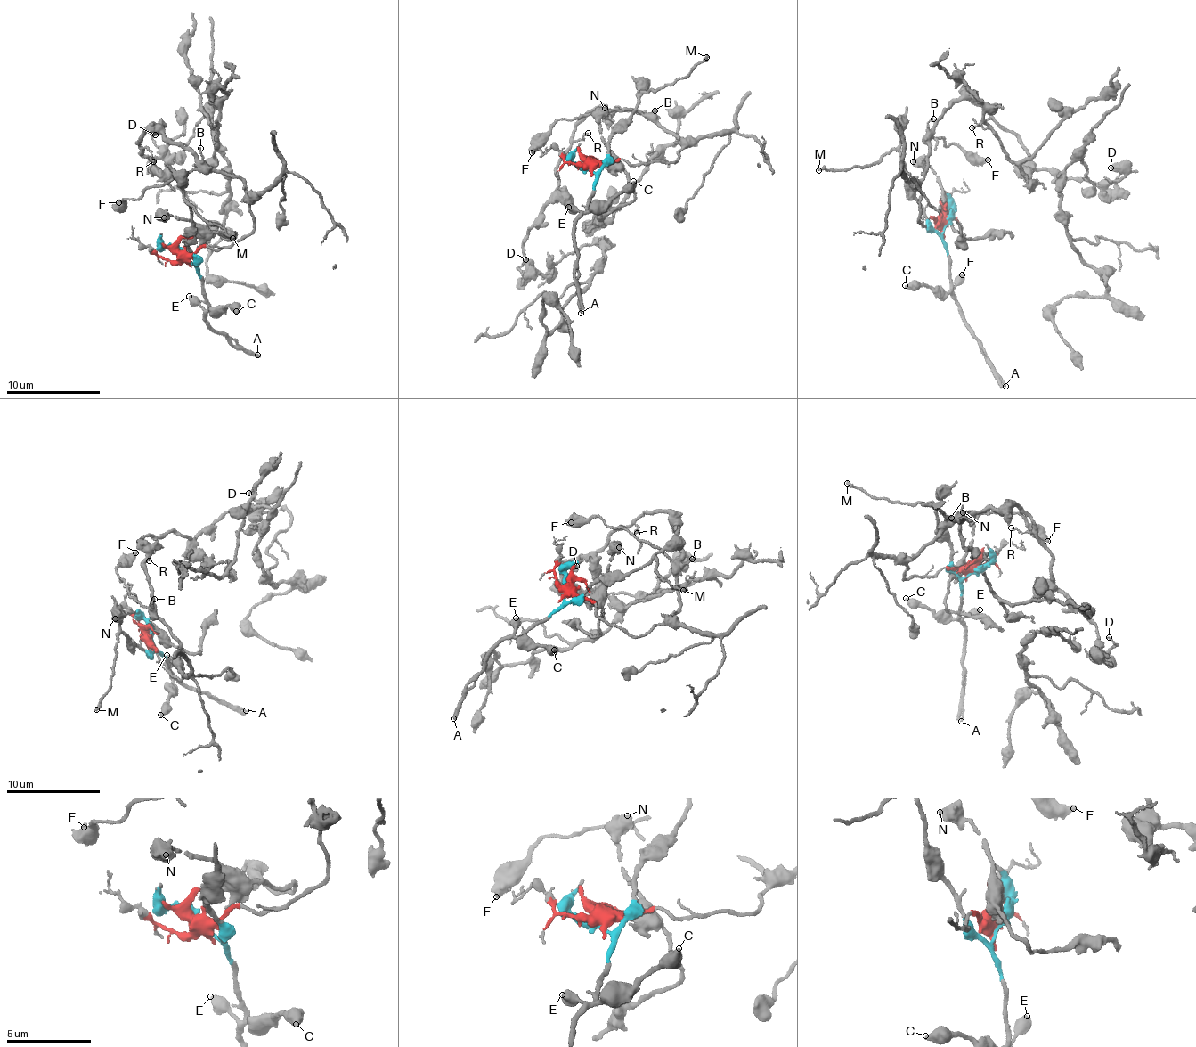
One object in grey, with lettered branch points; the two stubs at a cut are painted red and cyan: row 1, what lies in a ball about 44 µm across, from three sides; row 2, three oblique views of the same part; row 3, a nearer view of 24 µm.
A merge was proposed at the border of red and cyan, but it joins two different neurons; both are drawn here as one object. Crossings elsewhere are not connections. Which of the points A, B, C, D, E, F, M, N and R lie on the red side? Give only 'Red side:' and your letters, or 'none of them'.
Red side: B, D, F, N, R

